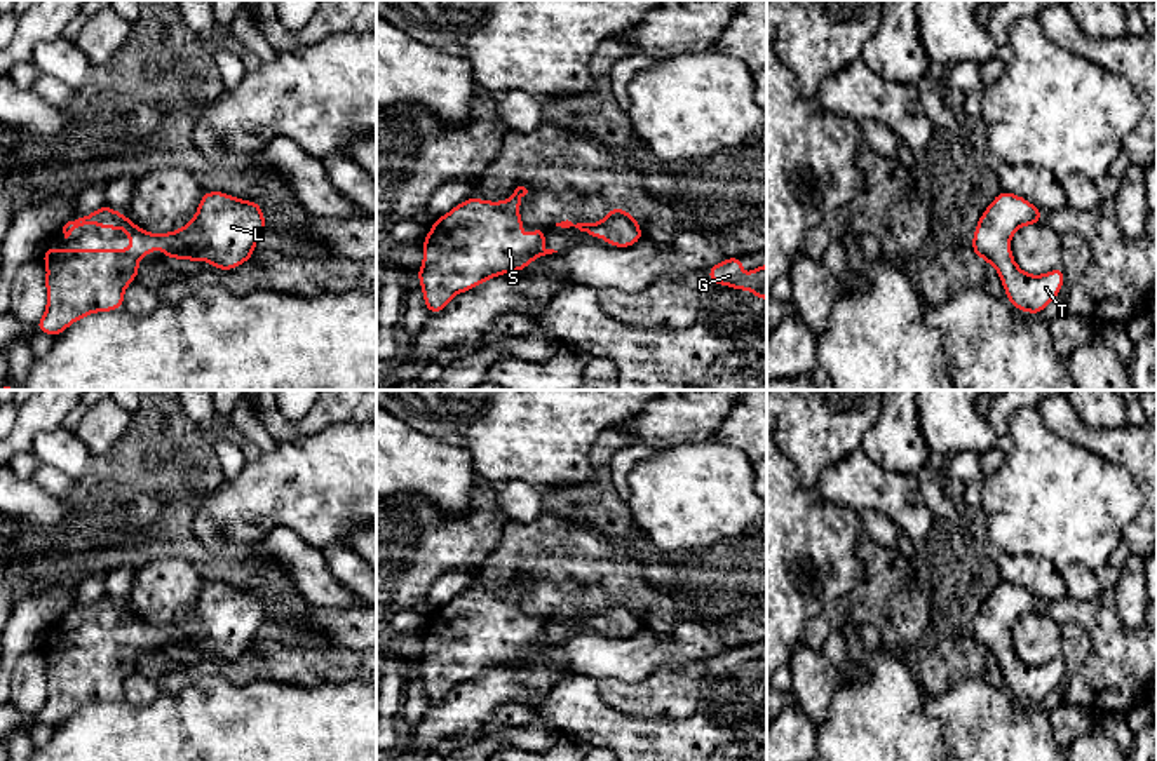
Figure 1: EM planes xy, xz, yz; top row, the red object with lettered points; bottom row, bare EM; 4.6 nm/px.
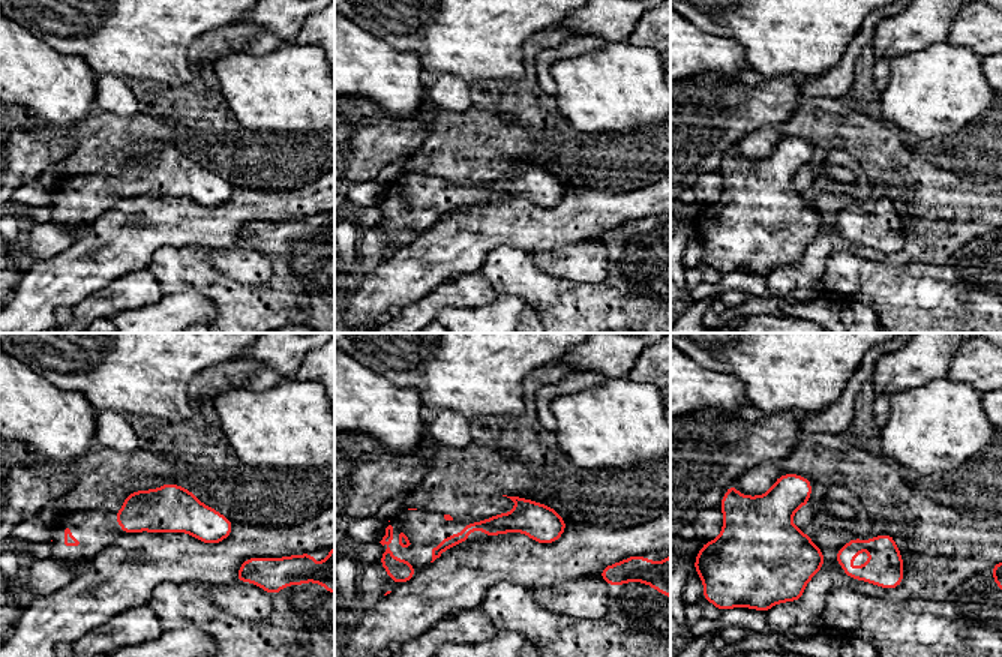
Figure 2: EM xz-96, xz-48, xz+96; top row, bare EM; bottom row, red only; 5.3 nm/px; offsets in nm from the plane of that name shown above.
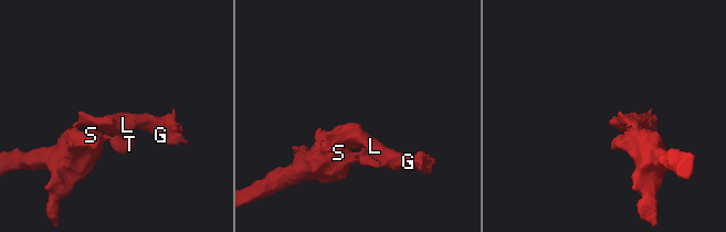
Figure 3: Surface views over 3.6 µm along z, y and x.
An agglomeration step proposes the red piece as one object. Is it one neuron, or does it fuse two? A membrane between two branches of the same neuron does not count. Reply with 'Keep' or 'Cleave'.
Keep

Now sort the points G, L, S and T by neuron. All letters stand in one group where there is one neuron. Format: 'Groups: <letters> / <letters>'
Groups: G L S T

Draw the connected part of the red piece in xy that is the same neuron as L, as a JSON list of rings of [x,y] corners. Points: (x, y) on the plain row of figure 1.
[[[204,582],[199,599],[185,618],[150,623],[124,603],[108,596],[77,606],[63,616],[64,629],[75,618],[98,615],[122,618],[134,639],[54,639],[45,637],[47,698],[35,714],[38,723],[58,728],[66,717],[94,702],[124,697],[125,677],[139,665],[136,648],[152,650],[148,639],[162,639],[166,648],[206,650],[221,660],[233,660],[253,648],[254,634],[267,622],[261,594],[240,590],[223,582]]]

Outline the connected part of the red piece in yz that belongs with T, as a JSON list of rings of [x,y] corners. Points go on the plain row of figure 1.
[[[1000,582],[981,604],[971,641],[995,657],[1009,693],[1032,707],[1040,704],[1061,681],[1065,662],[1059,655],[1049,663],[1025,663],[1011,644],[1011,627],[1025,615],[1039,615],[1042,601],[1026,589]]]

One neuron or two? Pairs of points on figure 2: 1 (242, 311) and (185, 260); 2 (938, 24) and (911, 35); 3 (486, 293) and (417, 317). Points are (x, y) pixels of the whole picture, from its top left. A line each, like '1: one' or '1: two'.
1: one
2: one
3: one

